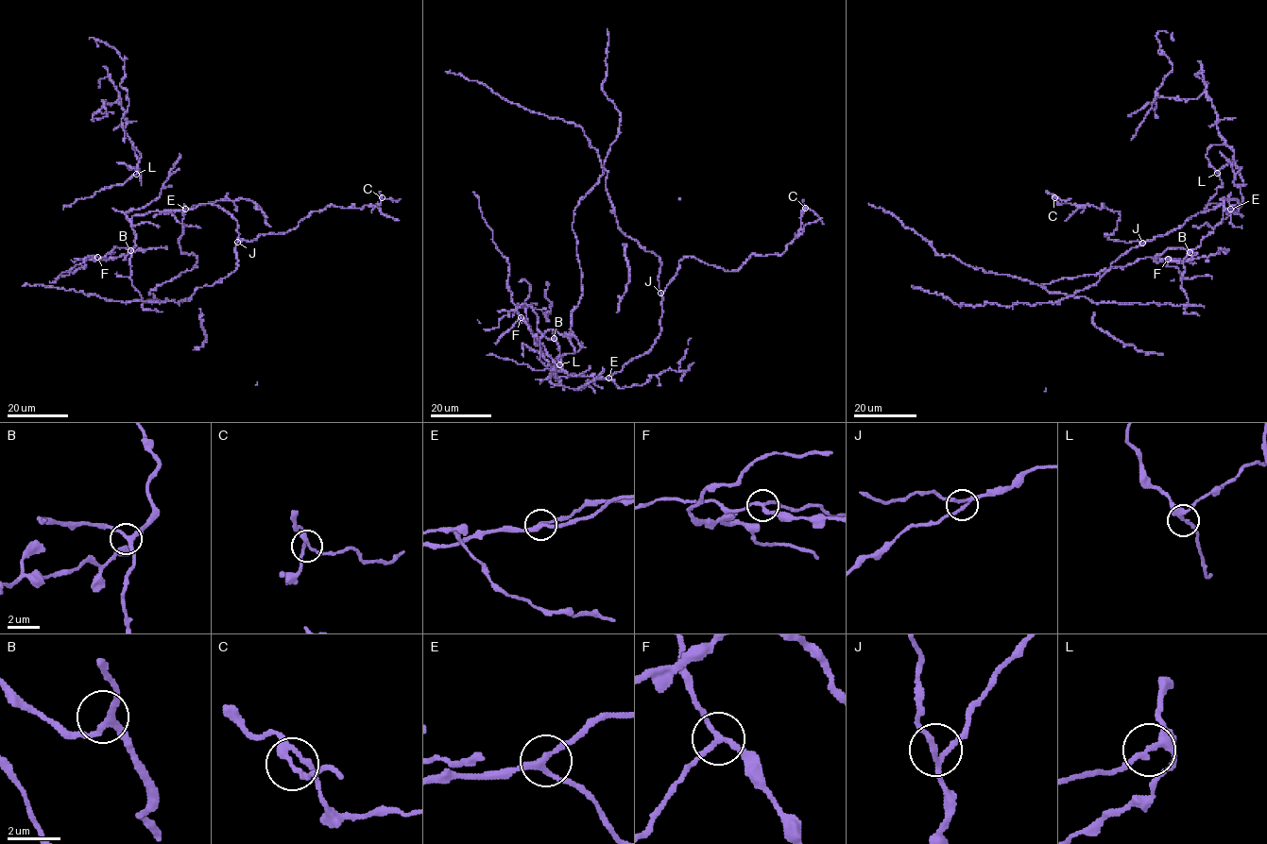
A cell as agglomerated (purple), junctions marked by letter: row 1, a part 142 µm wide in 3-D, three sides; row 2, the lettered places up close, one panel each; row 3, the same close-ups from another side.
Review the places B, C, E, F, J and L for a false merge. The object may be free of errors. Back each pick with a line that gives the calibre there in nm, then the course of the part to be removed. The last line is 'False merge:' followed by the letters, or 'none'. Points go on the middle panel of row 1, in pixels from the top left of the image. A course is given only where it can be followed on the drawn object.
F: 200 nm thick; foreign part runs (521, 317), (508, 289), (509, 264), (492, 240), (492, 230), (482, 216), (478, 198), (473, 192)
False merge: F

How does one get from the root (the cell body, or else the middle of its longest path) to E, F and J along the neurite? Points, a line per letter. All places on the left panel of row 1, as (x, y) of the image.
E: (169, 210), (185, 209)
F: (169, 210), (132, 215), (135, 245), (130, 249), (114, 246), (102, 257), (92, 259), (97, 257)
J: (169, 210), (185, 210), (201, 204), (217, 205), (237, 221), (237, 242)

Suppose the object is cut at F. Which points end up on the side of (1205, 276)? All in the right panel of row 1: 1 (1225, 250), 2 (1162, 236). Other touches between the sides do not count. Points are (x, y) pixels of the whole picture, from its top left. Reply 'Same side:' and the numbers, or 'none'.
Same side: 2

